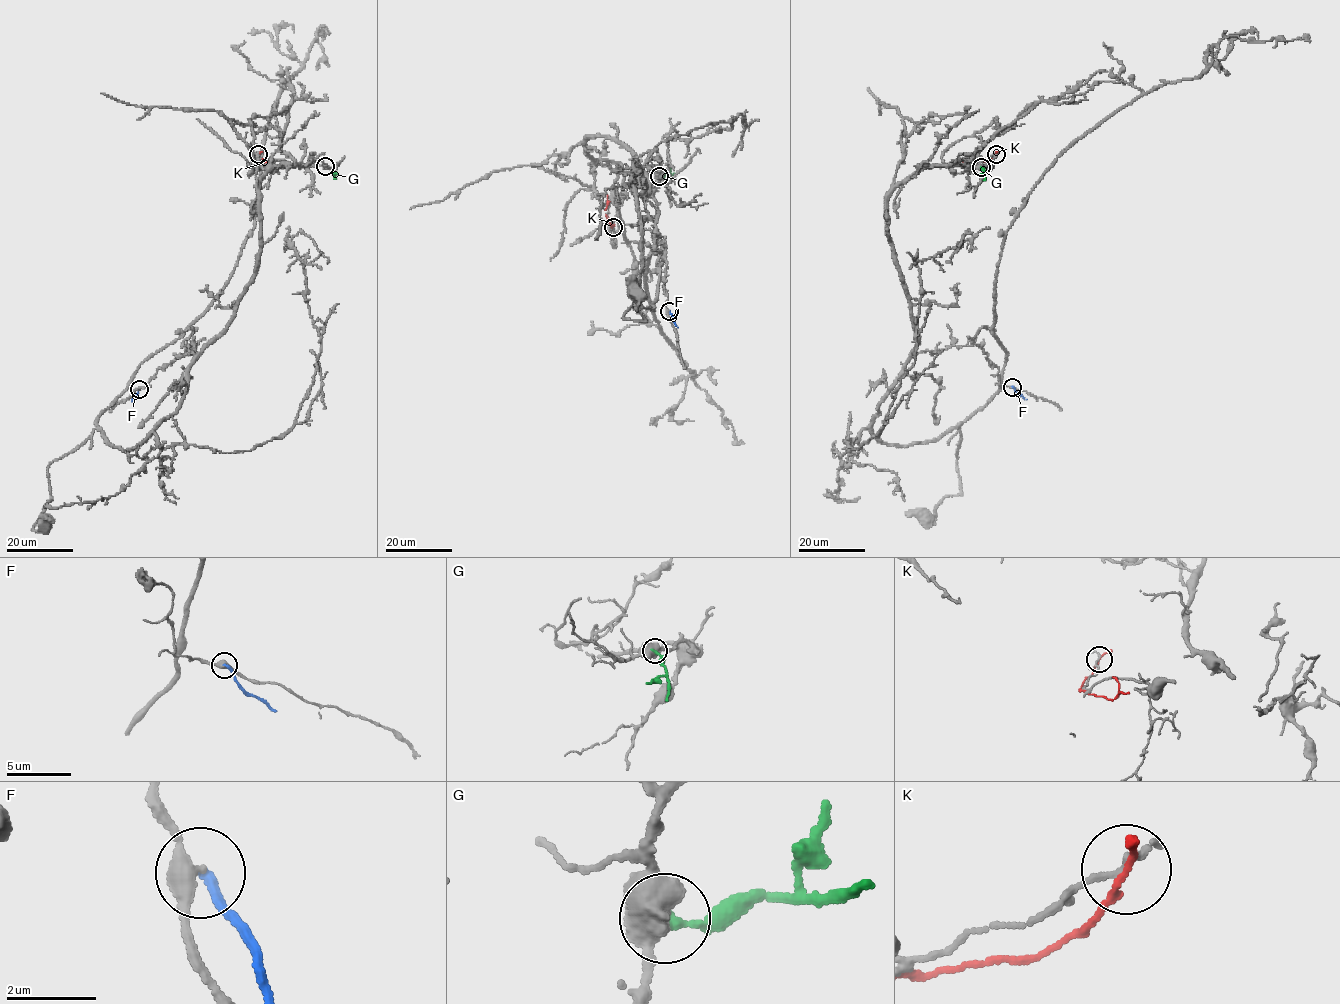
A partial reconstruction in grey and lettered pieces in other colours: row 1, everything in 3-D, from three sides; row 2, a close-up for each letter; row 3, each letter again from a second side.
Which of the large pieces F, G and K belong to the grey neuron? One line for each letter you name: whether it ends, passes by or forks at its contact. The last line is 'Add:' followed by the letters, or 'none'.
Add: none

